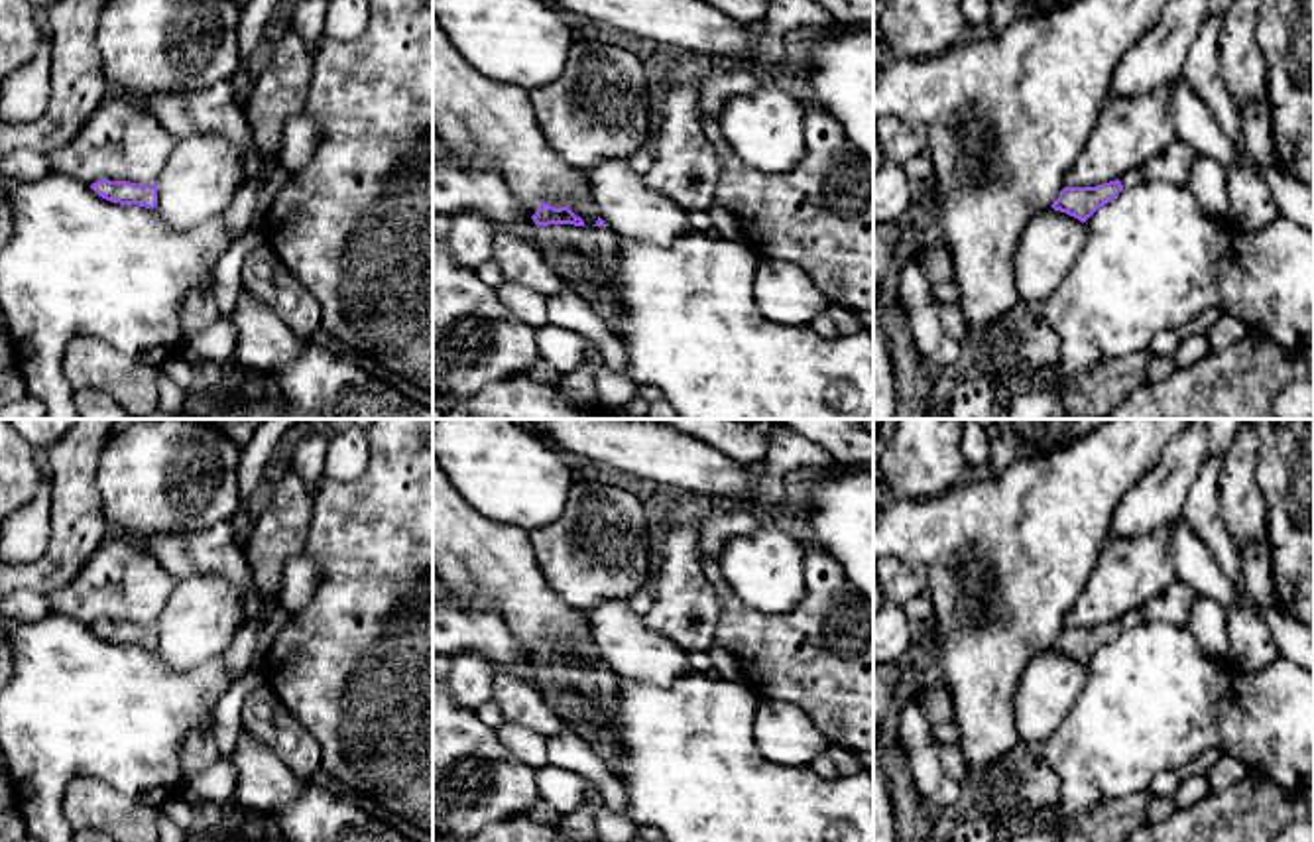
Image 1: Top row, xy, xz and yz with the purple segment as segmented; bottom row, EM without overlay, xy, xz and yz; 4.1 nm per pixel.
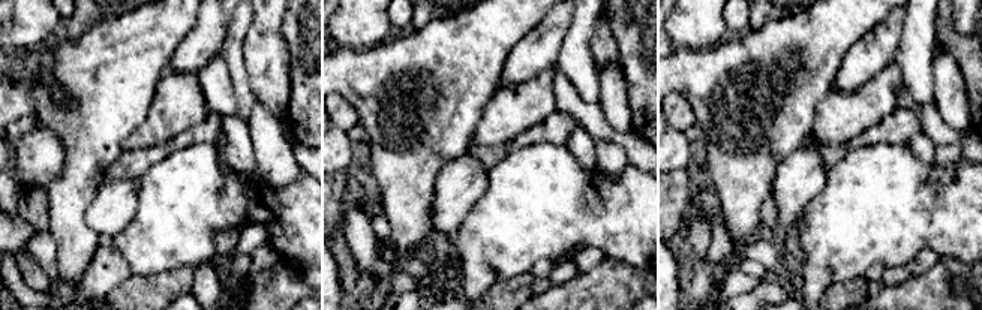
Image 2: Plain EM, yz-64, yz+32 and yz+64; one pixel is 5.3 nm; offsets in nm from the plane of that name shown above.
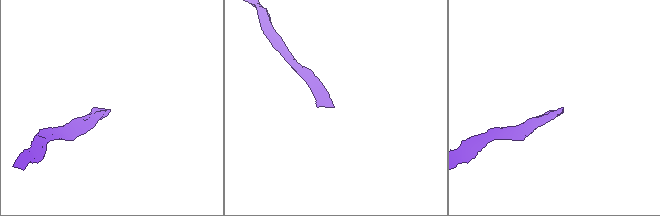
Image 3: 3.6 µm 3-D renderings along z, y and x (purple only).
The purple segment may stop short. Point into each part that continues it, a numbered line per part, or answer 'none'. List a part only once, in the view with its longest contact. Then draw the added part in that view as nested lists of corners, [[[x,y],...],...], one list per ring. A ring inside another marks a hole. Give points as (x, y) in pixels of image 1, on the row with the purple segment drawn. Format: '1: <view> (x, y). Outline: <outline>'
1: xz (595, 244). Outline: [[[549,224],[537,226],[537,240],[545,250],[545,264],[557,273],[561,258],[576,254],[590,268],[588,279],[563,275],[565,285],[582,295],[604,325],[618,334],[624,311],[616,299],[618,260],[616,236],[606,226]]]

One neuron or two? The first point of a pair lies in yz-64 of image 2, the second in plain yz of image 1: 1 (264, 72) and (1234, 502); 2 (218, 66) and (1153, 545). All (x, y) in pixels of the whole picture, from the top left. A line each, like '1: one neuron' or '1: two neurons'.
1: one neuron
2: two neurons

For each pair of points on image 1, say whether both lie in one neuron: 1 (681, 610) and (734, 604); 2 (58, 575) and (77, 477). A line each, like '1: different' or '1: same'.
1: different
2: same

